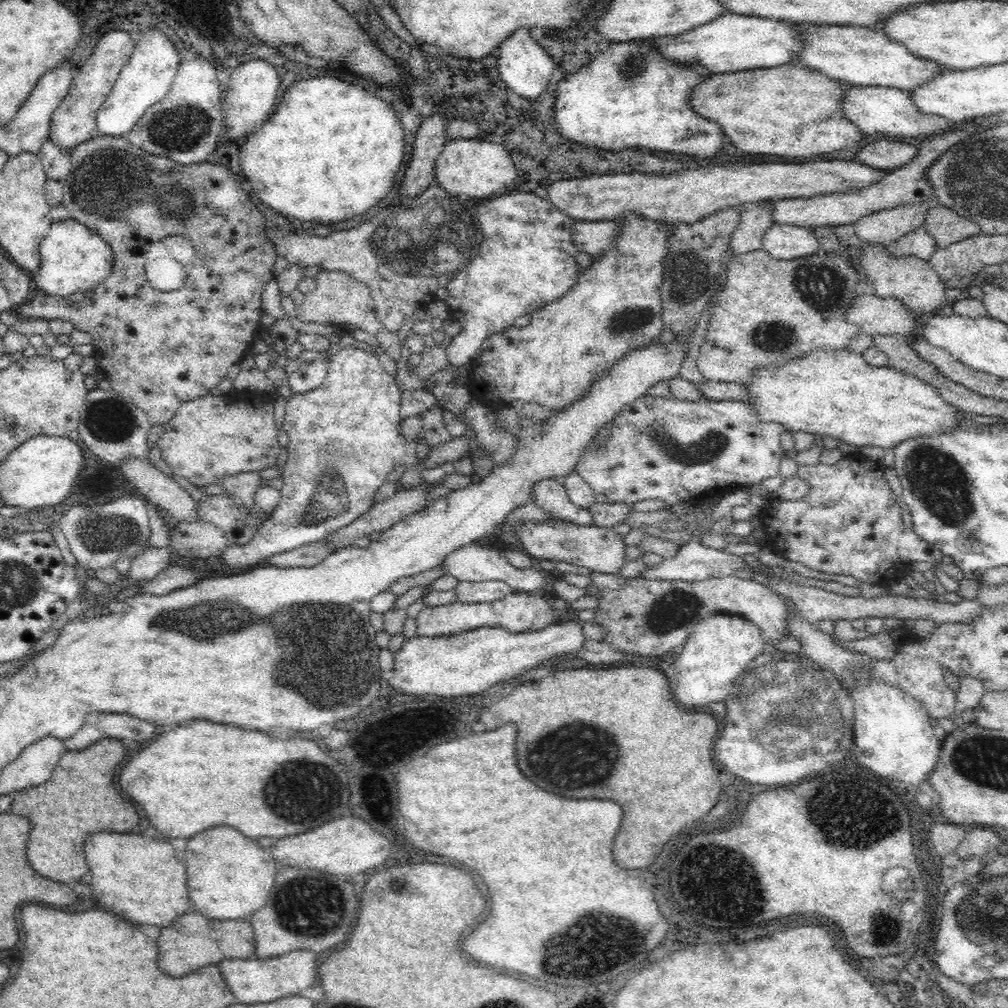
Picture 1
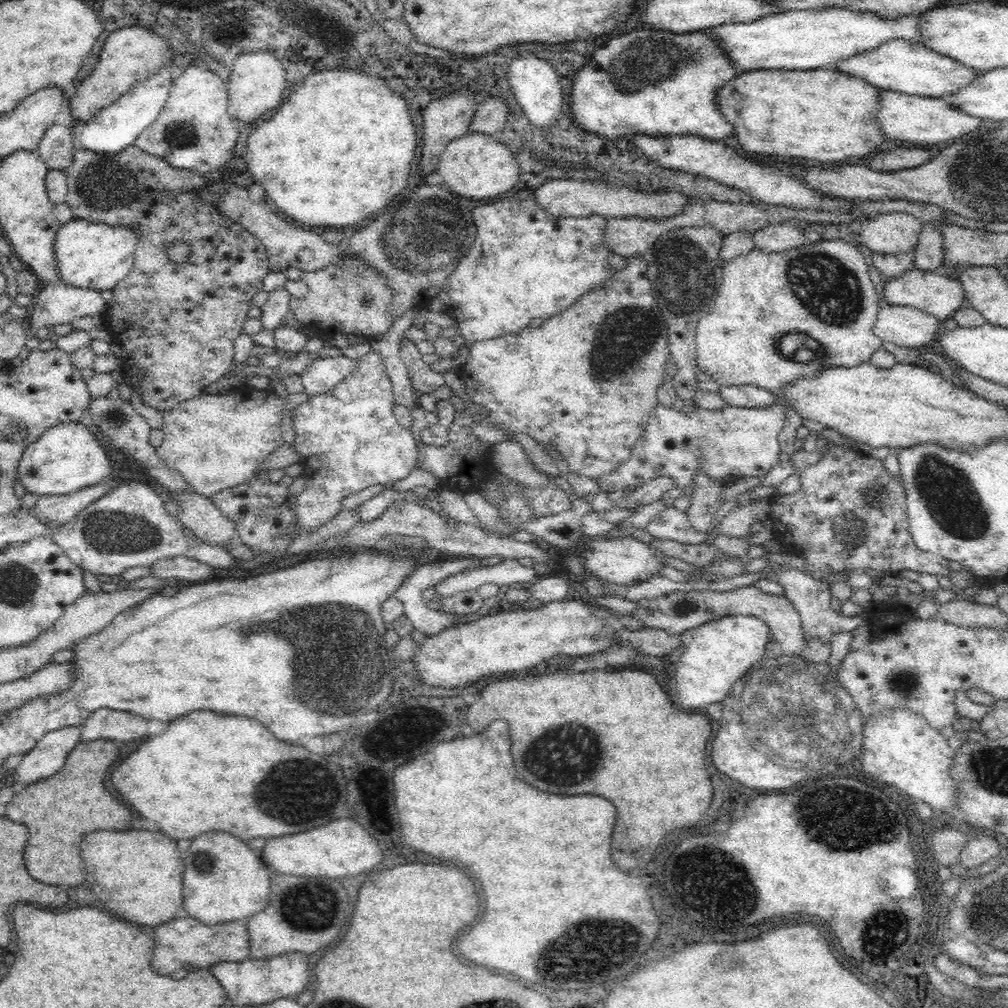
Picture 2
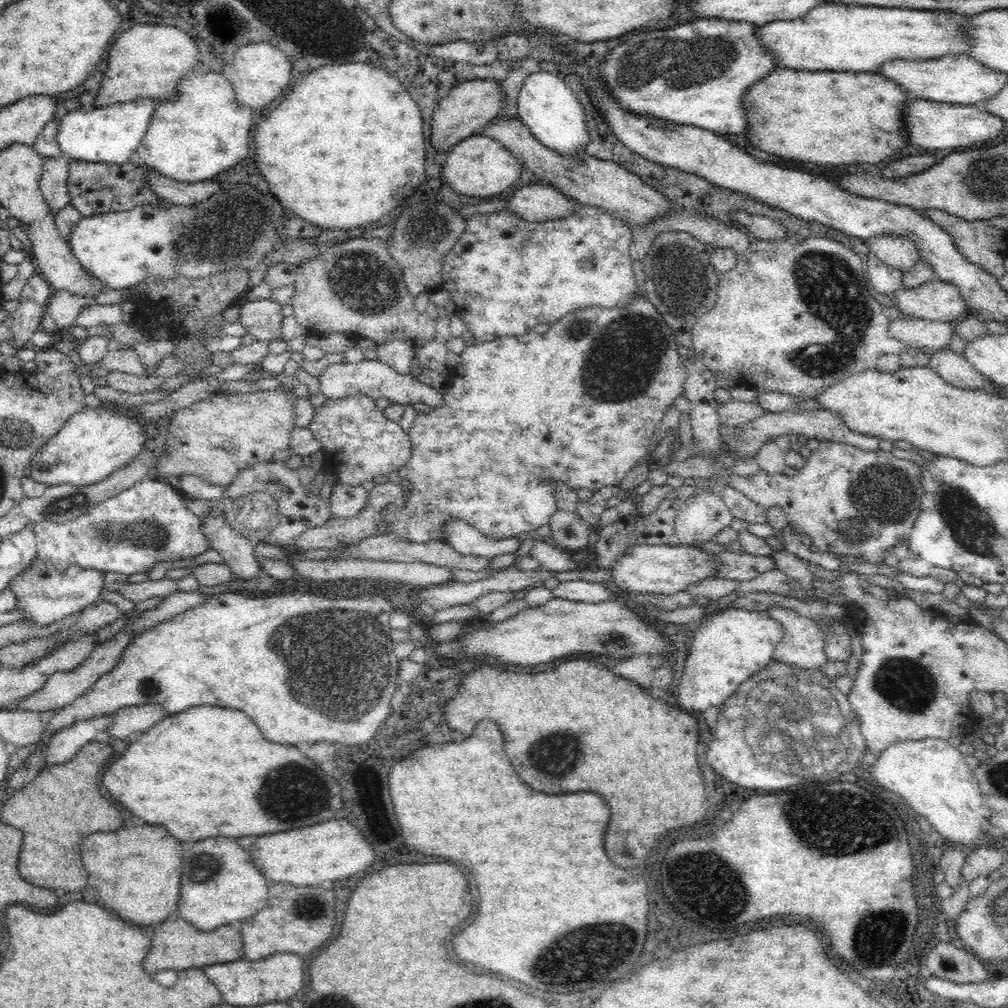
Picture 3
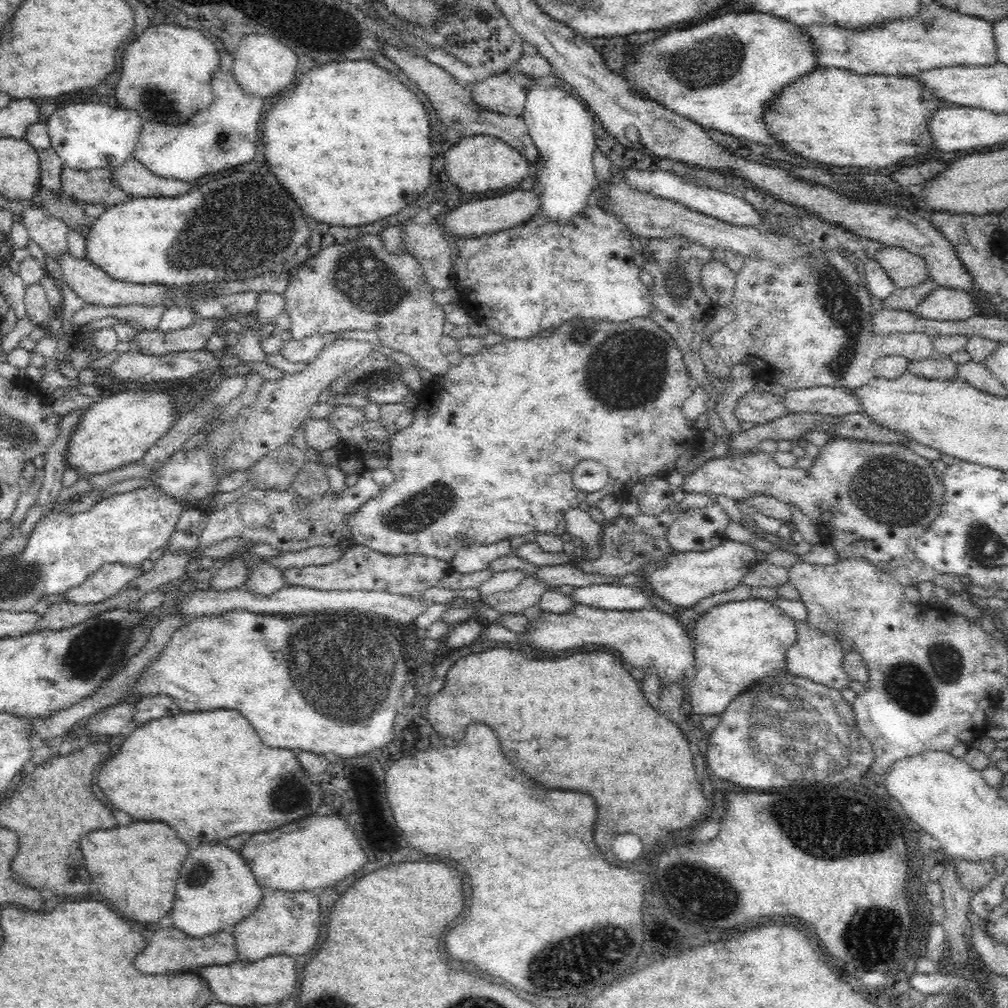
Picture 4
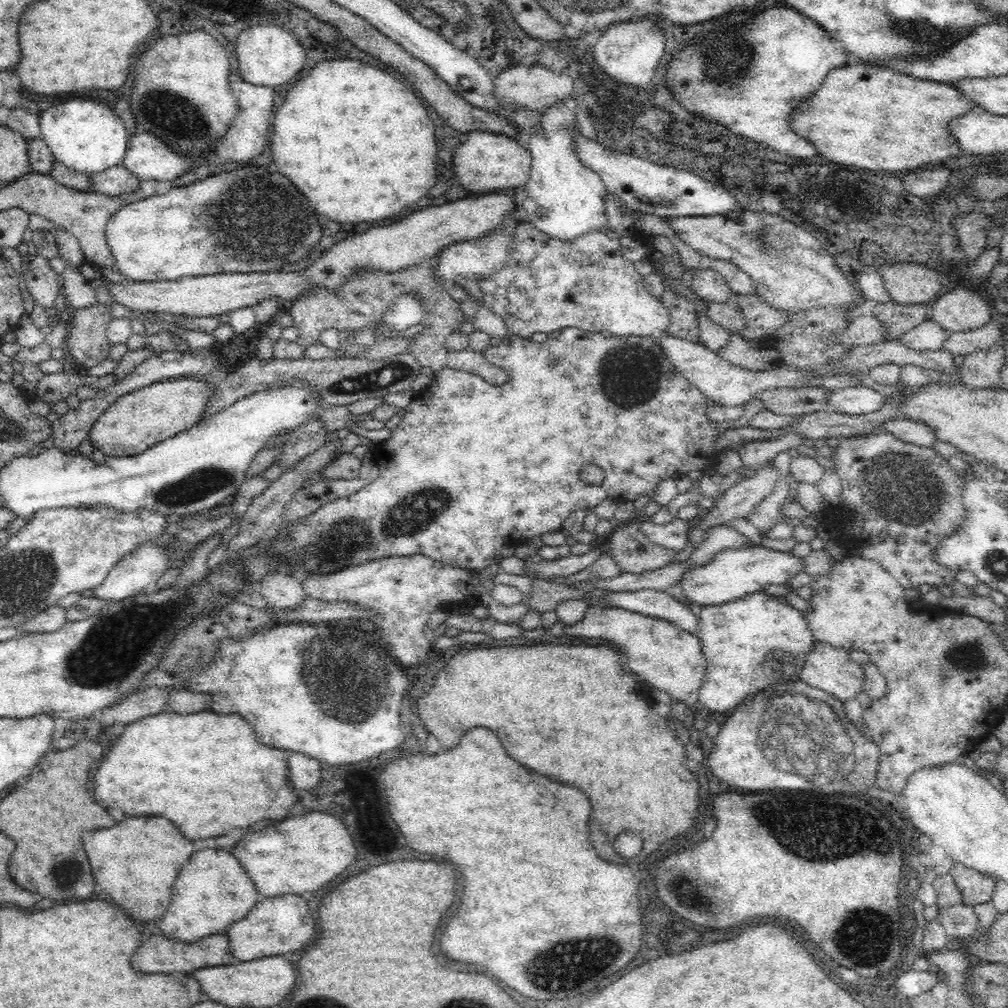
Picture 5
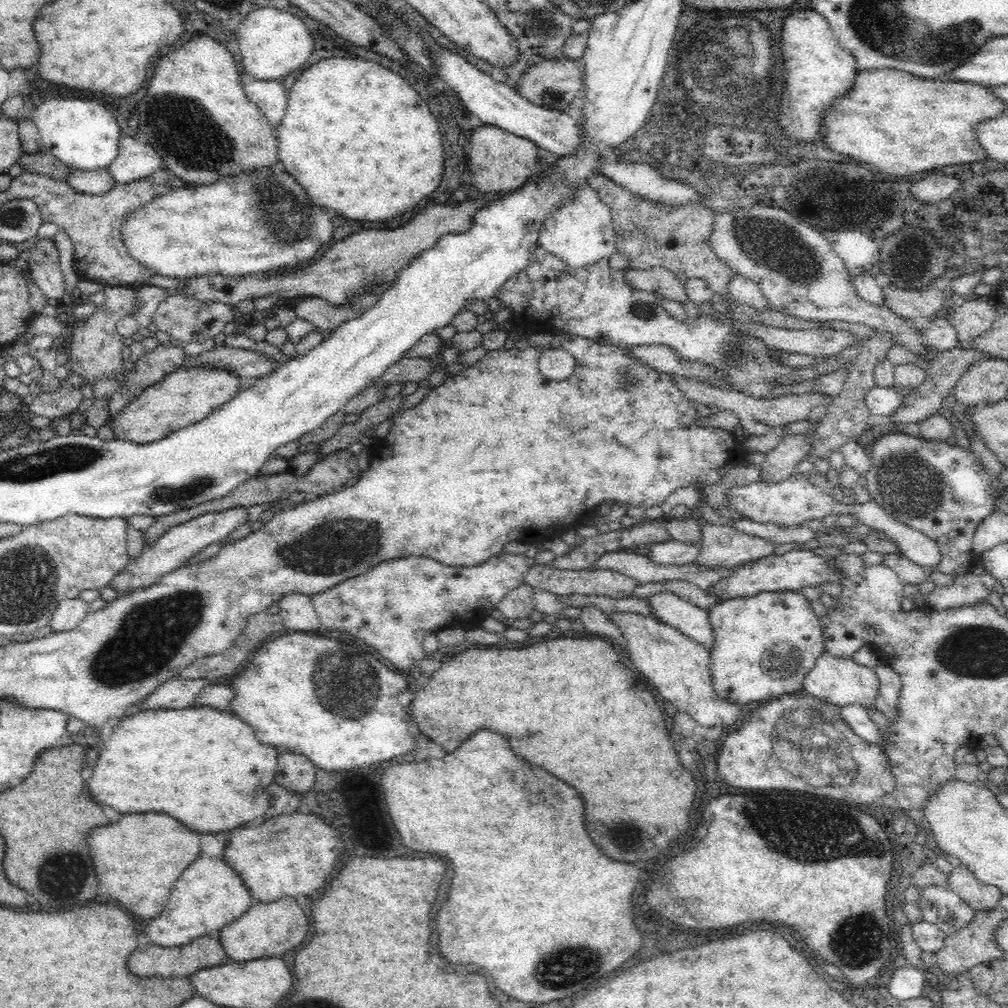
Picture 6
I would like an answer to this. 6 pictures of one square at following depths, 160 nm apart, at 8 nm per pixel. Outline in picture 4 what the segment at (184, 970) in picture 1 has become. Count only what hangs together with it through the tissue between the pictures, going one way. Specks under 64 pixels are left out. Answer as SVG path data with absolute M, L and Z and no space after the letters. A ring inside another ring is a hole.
M160 928L150 938L146 948L138 954L136 968L144 974L164 974L174 970L194 970L198 966L212 966L212 964L230 964L236 960L237 948L232 934L216 932L202 938L190 938L176 928Z

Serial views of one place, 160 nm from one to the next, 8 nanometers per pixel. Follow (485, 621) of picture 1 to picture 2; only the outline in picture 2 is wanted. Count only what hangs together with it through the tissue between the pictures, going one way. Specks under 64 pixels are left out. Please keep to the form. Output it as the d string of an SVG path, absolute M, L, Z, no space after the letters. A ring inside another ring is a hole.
M459 556L456 560L450 560L446 562L422 562L419 564L404 580L402 580L402 584L394 590L394 596L402 602L405 608L406 618L413 624L413 627L423 632L427 635L435 635L439 632L442 632L444 629L450 626L450 622L454 622L457 618L457 614L446 612L446 611L436 611L430 609L427 605L427 602L422 598L423 591L429 589L430 587L434 587L435 584L440 581L446 579L447 577L462 573L467 569L476 569L478 567L483 567L484 561L486 557L462 557Z

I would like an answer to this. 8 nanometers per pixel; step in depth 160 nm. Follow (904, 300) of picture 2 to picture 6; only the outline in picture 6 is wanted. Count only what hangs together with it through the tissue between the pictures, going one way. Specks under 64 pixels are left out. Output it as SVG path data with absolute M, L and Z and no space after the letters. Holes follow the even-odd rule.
M964 298L950 311L949 318L957 332L958 346L968 348L974 339L991 329L997 315L995 302L988 304L984 300Z

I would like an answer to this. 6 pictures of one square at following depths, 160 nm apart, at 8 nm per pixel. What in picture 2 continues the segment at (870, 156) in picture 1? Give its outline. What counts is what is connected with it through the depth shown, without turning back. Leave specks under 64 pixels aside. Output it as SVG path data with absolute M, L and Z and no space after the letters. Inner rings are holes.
M903 145L881 153L874 154L868 159L867 166L877 172L896 172L916 168L930 162L930 152L922 148L908 148Z

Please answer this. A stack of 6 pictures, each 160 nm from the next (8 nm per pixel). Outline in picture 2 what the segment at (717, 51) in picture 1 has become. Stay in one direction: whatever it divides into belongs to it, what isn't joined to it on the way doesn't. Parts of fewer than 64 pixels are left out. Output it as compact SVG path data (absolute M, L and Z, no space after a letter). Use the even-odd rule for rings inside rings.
M830 6L822 10L788 10L772 16L759 18L754 22L728 23L707 28L715 34L717 42L729 56L729 60L738 69L753 70L814 70L817 68L834 69L836 63L847 58L855 57L860 53L874 50L889 40L904 39L908 43L921 43L919 20L921 13L906 14L906 16L878 16L873 12L850 10L839 6Z

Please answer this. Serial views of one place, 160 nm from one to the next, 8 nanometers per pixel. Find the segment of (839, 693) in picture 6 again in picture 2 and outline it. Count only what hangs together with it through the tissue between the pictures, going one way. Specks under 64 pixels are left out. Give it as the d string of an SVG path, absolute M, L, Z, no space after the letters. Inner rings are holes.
M748 585L729 592L675 592L668 596L638 600L633 614L641 620L643 628L659 628L670 634L681 634L714 619L726 615L750 615L762 619L769 626L769 640L780 646L780 654L801 656L806 647L806 632L796 607L784 596L764 593L754 585Z

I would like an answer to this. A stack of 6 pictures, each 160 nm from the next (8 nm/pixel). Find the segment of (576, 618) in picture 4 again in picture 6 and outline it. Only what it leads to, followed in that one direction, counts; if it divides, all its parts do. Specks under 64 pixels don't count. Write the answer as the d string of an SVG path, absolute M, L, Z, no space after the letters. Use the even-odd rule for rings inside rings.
M636 613L609 614L610 620L620 627L628 641L626 655L635 664L635 670L658 694L672 702L680 712L688 713L696 723L704 727L732 726L746 719L749 712L740 706L722 700L713 689L711 652L697 644L689 636L654 617Z

